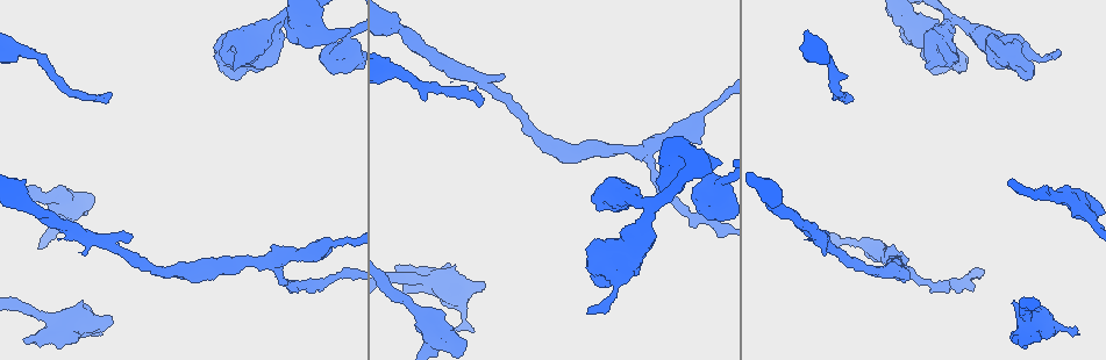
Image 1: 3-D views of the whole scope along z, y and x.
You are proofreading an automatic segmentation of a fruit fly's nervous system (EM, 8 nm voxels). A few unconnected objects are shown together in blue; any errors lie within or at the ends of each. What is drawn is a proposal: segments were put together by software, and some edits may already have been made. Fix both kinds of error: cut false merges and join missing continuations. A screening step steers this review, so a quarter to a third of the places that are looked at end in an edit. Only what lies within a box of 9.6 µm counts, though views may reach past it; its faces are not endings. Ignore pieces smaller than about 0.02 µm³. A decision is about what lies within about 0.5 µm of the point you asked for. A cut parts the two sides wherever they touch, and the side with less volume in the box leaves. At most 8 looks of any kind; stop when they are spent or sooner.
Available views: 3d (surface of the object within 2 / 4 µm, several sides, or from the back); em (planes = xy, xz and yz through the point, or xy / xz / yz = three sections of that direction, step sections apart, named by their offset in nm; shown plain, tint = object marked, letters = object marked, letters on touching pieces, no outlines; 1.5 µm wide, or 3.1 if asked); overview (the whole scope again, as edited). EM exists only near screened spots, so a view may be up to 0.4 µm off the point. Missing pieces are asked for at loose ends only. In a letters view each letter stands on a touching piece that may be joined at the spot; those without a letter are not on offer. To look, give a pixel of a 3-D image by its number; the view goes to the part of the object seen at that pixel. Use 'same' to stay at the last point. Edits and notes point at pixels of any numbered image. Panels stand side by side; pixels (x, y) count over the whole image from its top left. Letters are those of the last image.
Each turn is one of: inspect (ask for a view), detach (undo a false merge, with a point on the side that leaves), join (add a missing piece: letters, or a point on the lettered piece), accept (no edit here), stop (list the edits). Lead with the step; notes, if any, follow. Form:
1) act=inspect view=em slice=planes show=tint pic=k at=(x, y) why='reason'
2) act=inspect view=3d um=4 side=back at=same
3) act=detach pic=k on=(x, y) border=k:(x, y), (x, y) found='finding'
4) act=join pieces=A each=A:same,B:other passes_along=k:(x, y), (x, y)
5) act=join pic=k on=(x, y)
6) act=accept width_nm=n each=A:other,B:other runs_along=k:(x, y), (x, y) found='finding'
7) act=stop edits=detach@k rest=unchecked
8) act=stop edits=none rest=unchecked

act=inspect view=3d um=4 pic=1 at=(82, 301) why='stops while still wide'

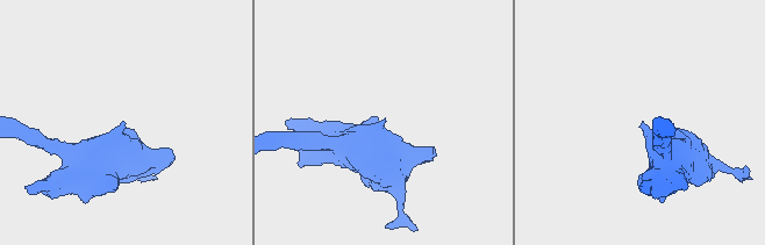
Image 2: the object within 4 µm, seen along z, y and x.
act=inspect view=em slice=planes show=tint pic=2 at=(640, 125)

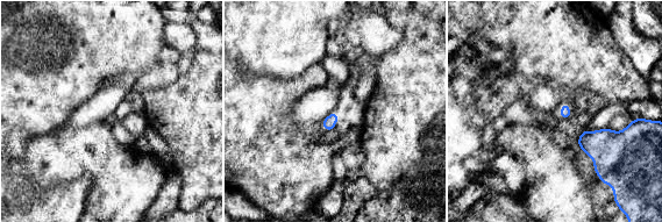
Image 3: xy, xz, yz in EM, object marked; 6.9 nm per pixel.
act=inspect view=em slice=planes show=letters at=same

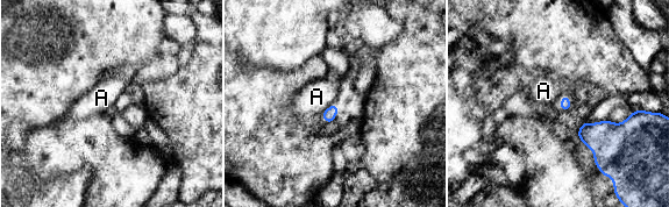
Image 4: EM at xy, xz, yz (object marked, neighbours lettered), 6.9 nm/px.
act=accept longest_contact=A:110nm each=A:other border=4:(333, 102), (322, 113) found='none of them fits'

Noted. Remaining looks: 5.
act=inspect view=em slice=xz step=8 show=tint pic=1 at=(234, 66) why='thick end'

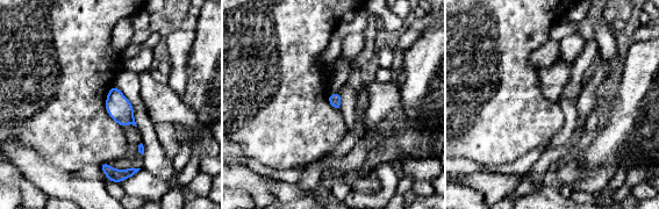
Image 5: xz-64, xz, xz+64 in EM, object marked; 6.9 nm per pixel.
act=inspect view=em slice=planes show=letters at=same why='cut it another way'

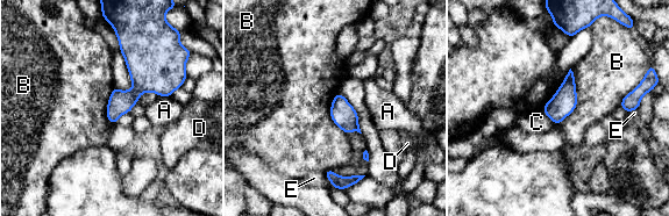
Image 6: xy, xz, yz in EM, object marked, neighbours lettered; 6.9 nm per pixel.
act=accept each=A:other,B:other,C:other,D:other,E:other border=6:(571, 69), (576, 107), (559, 124) found='no lettered piece goes on from it'

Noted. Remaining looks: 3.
act=inspect view=3d um=4 pic=1 at=(389, 67) why='sudden change in width'

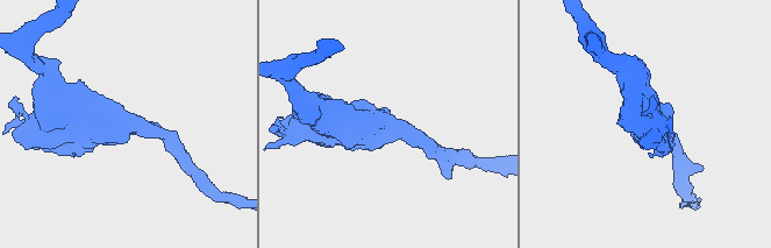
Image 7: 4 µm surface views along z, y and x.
act=inspect view=em slice=planes show=tint pic=7 at=(125, 126)

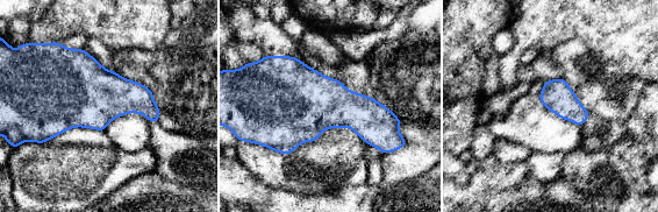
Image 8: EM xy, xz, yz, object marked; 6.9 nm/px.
act=inspect view=em slice=planes show=letters at=same why='what lies round it'

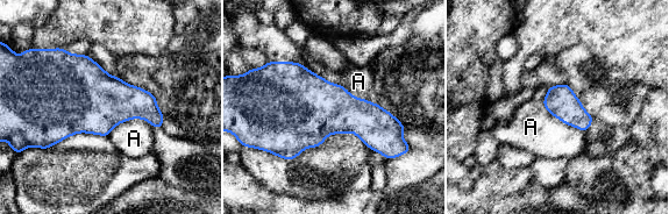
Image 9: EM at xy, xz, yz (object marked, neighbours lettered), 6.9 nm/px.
act=accept each=A:other border=9:(155, 127), (128, 119), (108, 135) found='continuous, no second neuron'

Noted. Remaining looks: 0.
act=stop edits=none rest=unchecked

